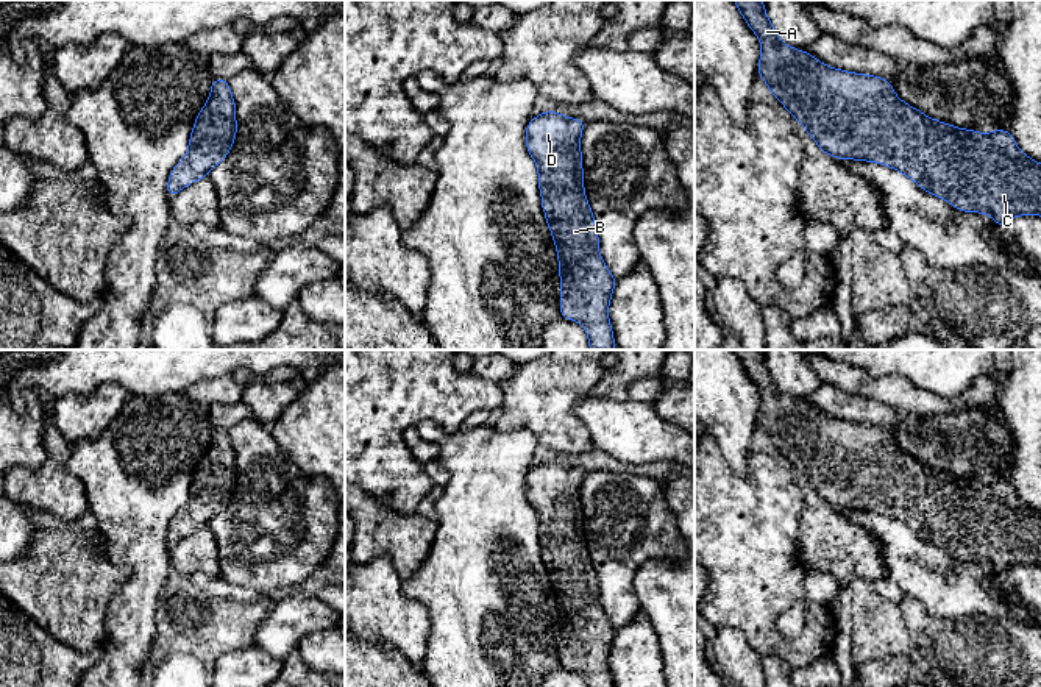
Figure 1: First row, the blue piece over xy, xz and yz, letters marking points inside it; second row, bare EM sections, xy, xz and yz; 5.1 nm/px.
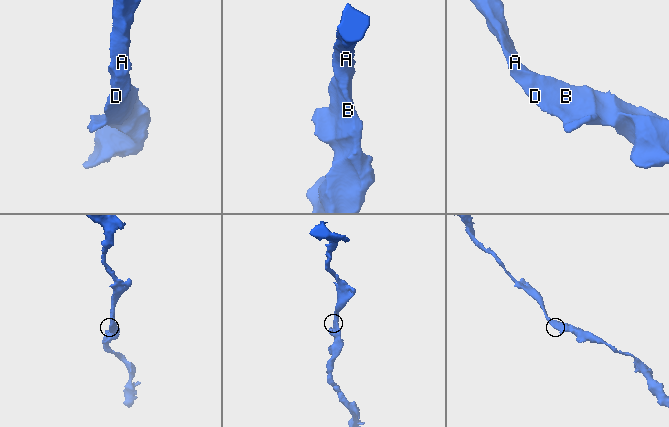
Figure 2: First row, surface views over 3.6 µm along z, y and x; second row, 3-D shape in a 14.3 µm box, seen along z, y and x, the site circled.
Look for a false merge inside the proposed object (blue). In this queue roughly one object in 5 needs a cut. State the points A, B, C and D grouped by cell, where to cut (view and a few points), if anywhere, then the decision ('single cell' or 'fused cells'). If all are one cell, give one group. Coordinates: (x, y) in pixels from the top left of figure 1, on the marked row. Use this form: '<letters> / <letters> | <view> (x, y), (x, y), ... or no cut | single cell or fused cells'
A B C D | no cut | single cell

